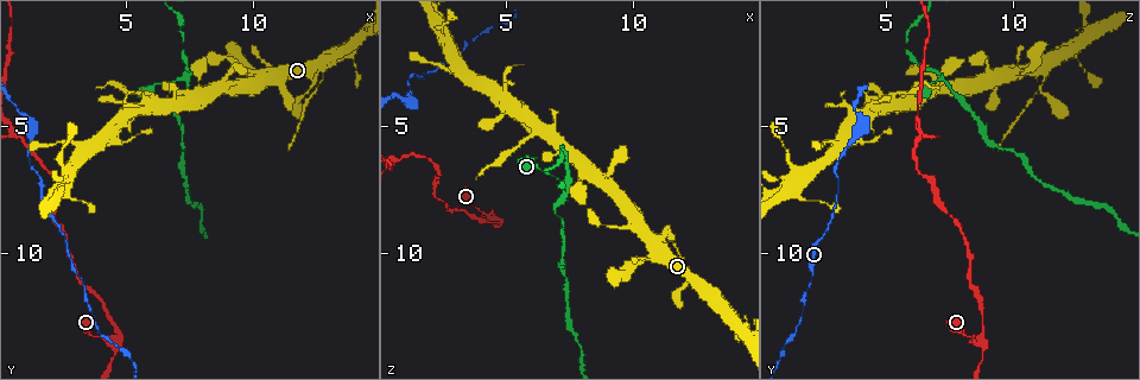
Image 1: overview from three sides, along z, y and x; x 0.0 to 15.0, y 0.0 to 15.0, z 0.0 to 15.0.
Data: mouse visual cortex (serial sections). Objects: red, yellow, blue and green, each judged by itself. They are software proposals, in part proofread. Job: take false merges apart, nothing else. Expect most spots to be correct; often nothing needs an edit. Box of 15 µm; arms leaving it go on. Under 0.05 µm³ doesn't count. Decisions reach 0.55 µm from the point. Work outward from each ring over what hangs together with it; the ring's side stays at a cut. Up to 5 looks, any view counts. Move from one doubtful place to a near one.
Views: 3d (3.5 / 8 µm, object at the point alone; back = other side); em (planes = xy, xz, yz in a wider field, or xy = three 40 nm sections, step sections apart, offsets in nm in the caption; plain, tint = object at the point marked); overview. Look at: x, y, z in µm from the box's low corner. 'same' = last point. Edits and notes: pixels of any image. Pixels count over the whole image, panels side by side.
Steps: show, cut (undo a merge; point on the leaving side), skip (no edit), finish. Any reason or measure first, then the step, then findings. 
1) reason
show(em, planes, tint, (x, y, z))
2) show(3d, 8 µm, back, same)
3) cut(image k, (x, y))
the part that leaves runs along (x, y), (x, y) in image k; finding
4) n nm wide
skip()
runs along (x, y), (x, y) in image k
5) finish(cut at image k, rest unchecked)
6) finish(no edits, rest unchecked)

sharp bend
show(3d, 8 µm, (7.4, 3.1, 7.2))

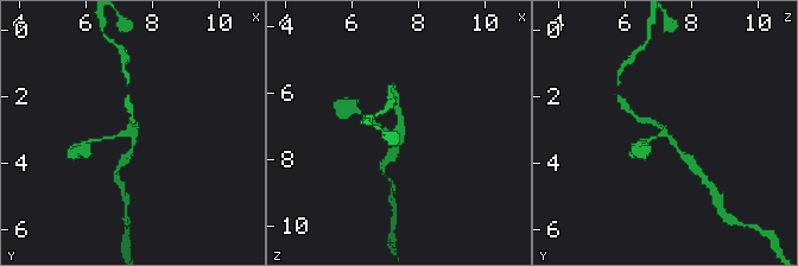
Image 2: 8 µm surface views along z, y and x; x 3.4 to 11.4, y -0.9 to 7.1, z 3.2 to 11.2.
3 arms; arms of 100, 200, 200 nm; now the EM
show(em, xy, step 3, tint, (7.3, 3.2, 7.3))

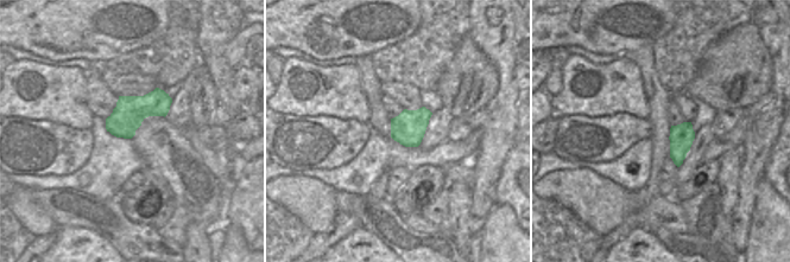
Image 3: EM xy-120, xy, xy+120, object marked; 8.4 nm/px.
skip()
runs along (366, 118), (399, 137), (390, 157) in image 2; all the same cell

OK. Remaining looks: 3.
show(3d, 3.5 µm, (12.3, 3.5, 11.1))

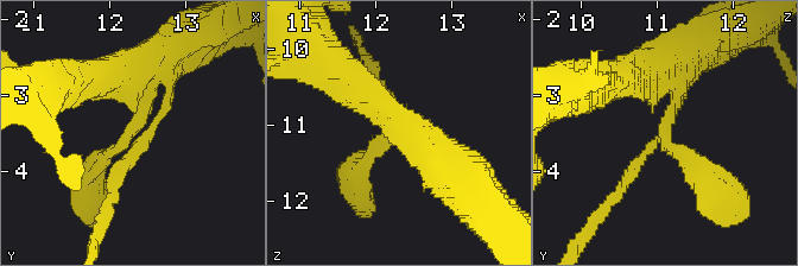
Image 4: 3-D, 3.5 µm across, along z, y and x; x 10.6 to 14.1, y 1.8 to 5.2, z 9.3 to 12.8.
3 arms; arms of 200, 200, 250 nm
show(em, xy, step 2, tint, (12.25, 3.50, 11.10))

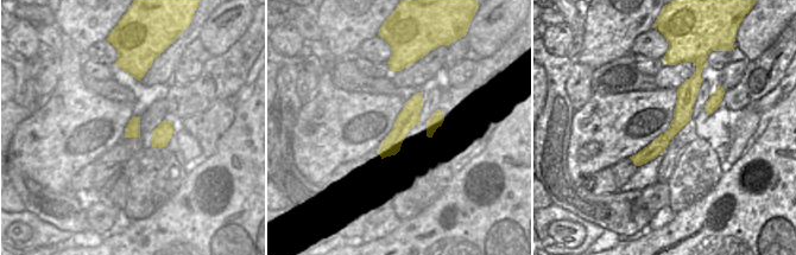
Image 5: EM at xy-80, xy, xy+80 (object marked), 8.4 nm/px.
show(em, xy, step 1, tint, same)

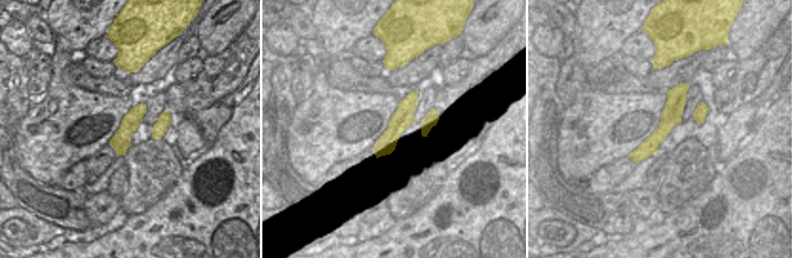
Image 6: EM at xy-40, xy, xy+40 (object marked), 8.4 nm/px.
skip()
runs along (685, 86), (665, 128), (633, 156) in image 6; all the same cell

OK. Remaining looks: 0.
finish(no edits, rest unchecked)

